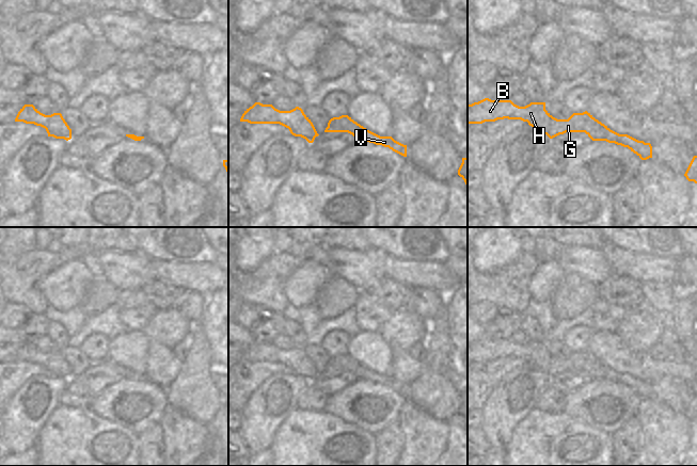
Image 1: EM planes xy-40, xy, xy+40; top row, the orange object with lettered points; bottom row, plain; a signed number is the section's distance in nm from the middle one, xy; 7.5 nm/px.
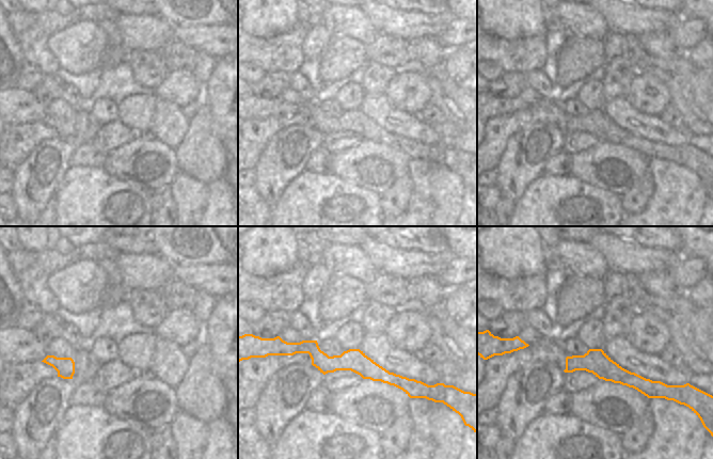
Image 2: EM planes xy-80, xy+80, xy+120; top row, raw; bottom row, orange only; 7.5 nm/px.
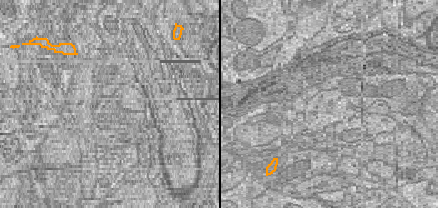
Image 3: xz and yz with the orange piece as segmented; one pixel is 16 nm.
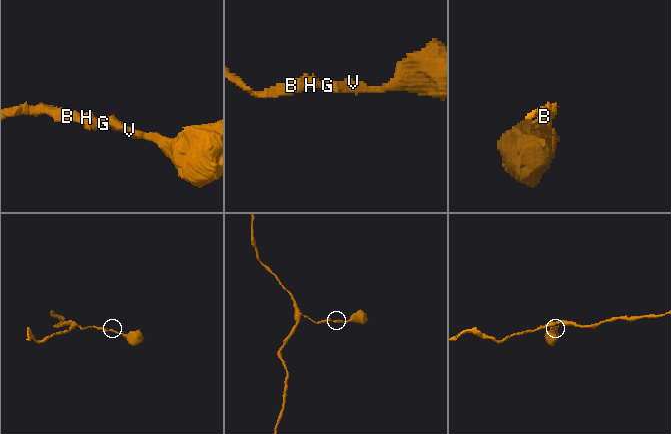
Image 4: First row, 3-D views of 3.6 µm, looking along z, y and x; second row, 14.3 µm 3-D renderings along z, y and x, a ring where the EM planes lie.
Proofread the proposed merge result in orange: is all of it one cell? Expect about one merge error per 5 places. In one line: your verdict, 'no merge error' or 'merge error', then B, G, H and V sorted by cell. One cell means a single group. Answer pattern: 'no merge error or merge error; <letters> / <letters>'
no merge error; B G H V

